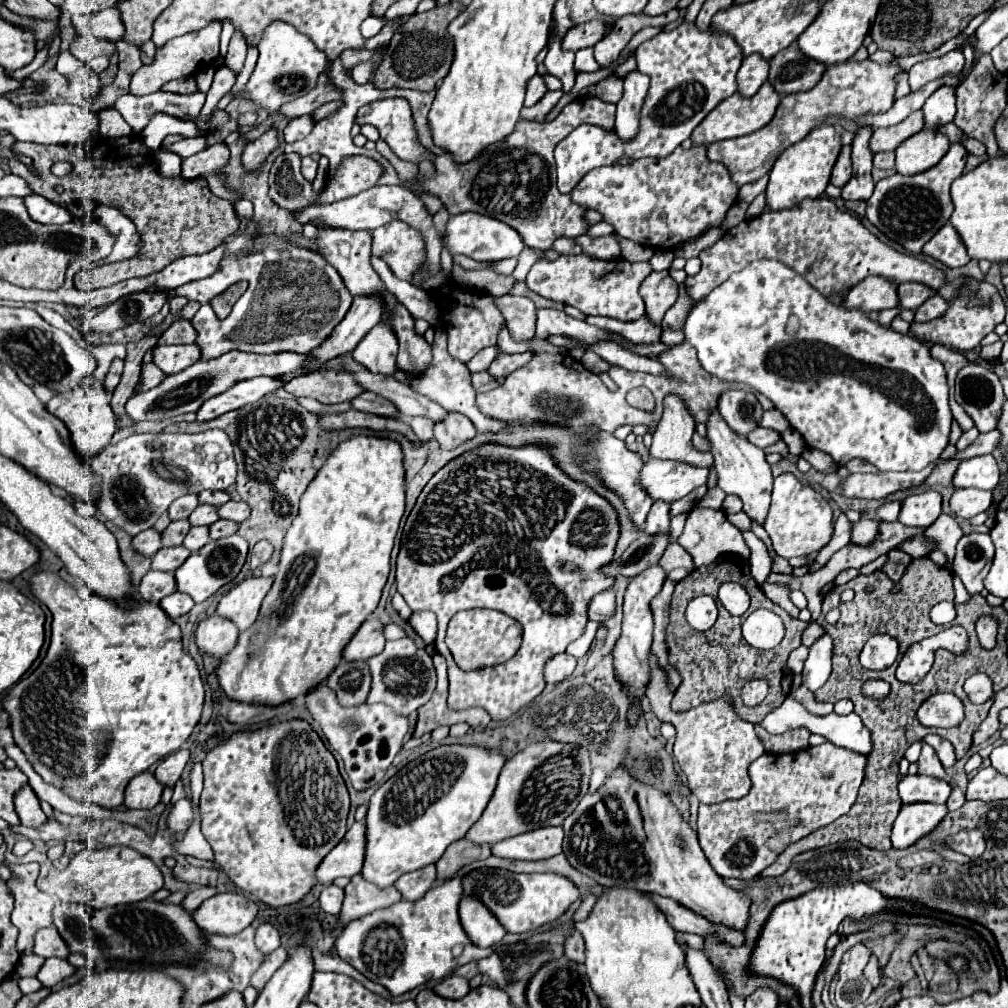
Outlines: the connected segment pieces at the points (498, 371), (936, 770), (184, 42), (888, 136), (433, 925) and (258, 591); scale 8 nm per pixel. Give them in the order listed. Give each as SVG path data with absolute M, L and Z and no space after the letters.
M530 352L526 354L498 354L496 360L488 366L488 374L494 378L504 378L510 372L514 372L516 368L520 368L522 364L526 364L530 360Z
M922 742L922 754L920 754L920 760L918 760L918 774L926 774L926 776L934 776L934 778L946 780L952 788L956 786L954 780L952 780L952 778L946 774L946 770L942 768L940 760L936 758L934 748L926 746L926 742Z
M212 22L206 28L198 30L198 32L190 32L184 36L178 36L174 40L170 40L168 44L164 44L164 48L160 48L154 56L154 62L150 66L140 68L130 82L130 94L134 96L146 96L152 92L158 92L166 82L182 78L182 76L192 76L198 74L202 70L206 70L208 66L212 66L212 62L218 58L218 44L220 44L220 24Z
M916 110L906 120L902 120L900 124L896 124L892 128L874 130L872 140L870 140L870 148L872 148L872 152L896 150L898 144L902 144L906 138L920 132L922 128L924 128L924 114L922 114L922 110Z
M460 878L446 880L432 886L418 902L400 900L398 904L392 904L392 908L380 908L364 918L352 920L336 938L334 950L368 980L388 988L392 996L400 996L430 980L442 980L456 968L492 954L492 948L478 948L466 938L458 920L460 898Z
M250 576L222 596L216 612L232 620L238 626L238 630L246 630L256 622L260 604L270 588L272 588L272 578Z

